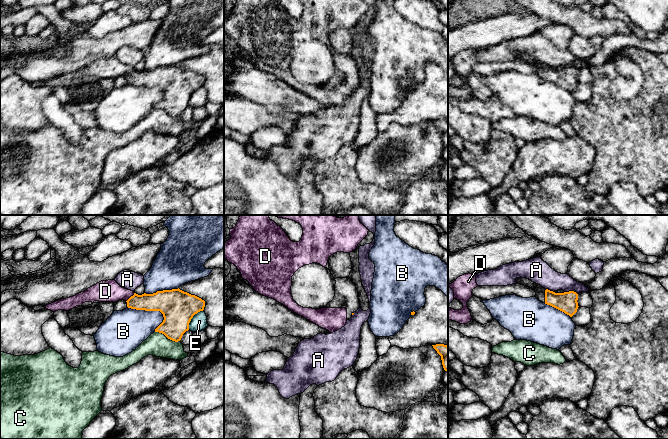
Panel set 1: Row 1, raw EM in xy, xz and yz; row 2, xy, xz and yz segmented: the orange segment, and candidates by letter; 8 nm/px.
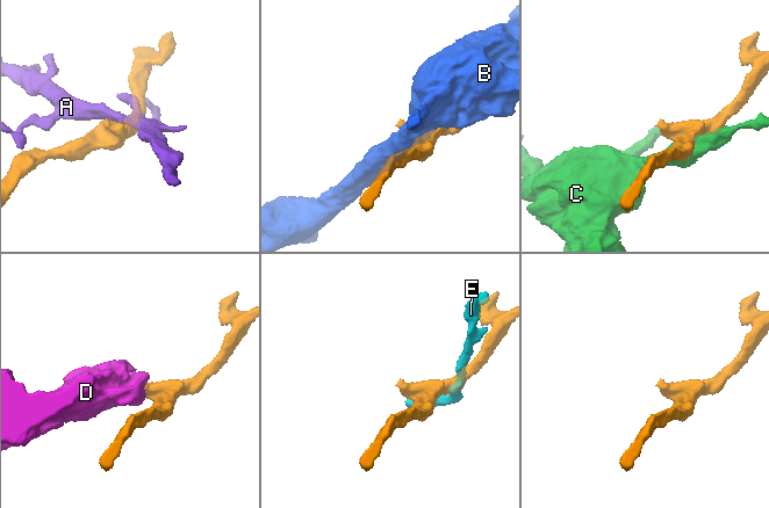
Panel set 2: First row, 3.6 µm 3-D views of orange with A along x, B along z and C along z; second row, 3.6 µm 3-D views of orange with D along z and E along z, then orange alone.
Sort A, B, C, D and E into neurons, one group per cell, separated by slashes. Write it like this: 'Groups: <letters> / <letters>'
Groups: A / B / C / D / E

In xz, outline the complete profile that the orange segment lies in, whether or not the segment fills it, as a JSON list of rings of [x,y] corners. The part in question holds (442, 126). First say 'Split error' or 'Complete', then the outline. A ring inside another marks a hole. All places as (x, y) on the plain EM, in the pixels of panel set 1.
Complete. [[[444,120],[432,121],[437,129],[441,132],[442,141],[445,147],[448,147],[448,122]]]

